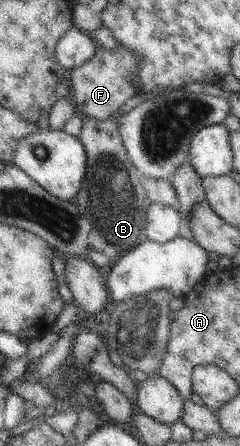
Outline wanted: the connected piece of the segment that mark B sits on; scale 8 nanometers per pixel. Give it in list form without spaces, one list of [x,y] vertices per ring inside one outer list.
[[[120,113],[105,121],[96,120],[91,117],[83,120],[82,130],[78,140],[84,145],[86,153],[86,172],[77,197],[74,199],[79,211],[82,211],[83,217],[86,217],[92,224],[88,234],[87,243],[93,250],[102,252],[113,262],[120,260],[129,252],[134,250],[143,242],[149,240],[144,234],[146,226],[146,215],[149,206],[152,204],[146,194],[146,189],[142,185],[141,175],[137,168],[130,162],[120,136]]]

